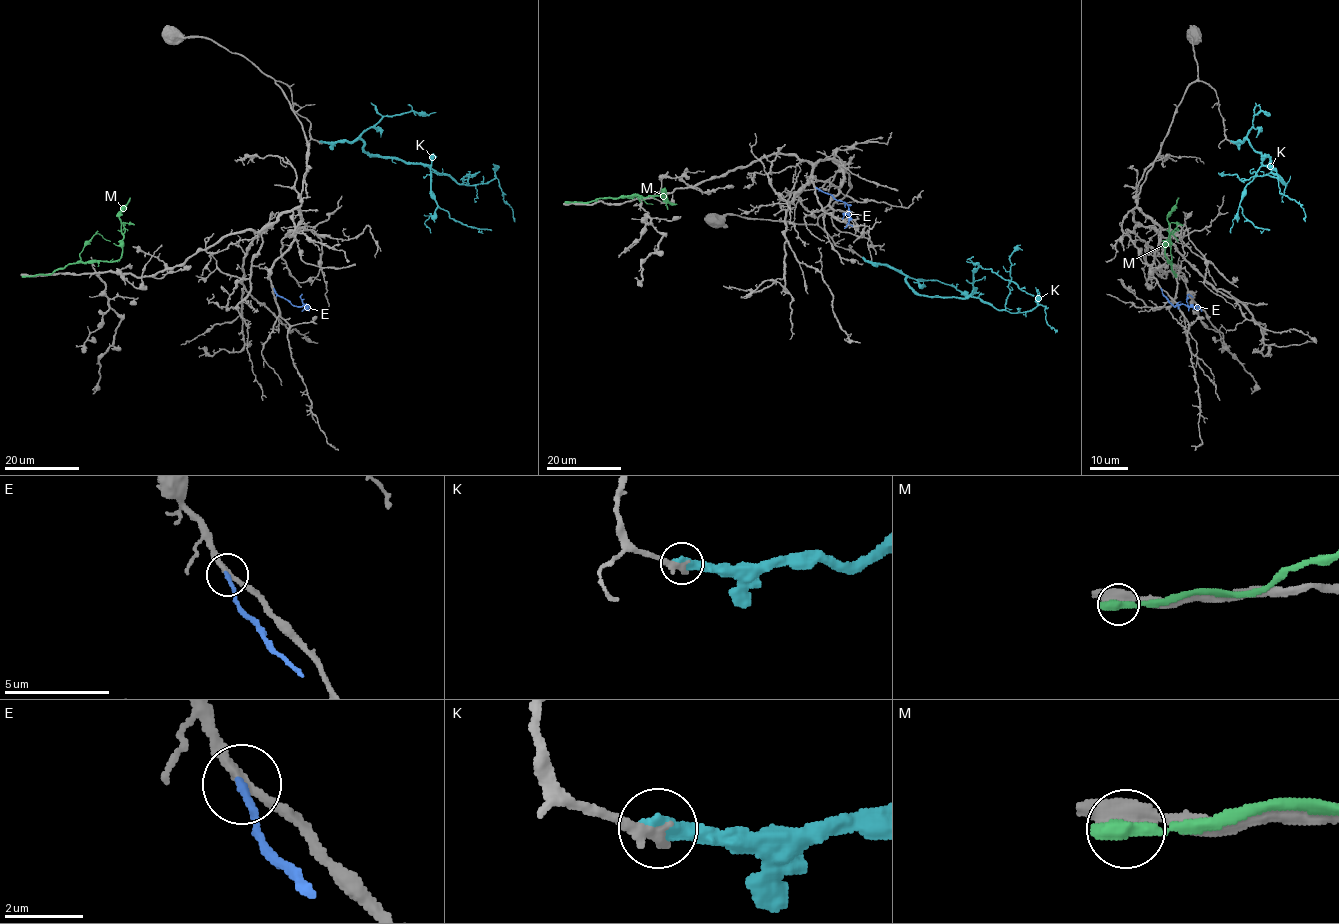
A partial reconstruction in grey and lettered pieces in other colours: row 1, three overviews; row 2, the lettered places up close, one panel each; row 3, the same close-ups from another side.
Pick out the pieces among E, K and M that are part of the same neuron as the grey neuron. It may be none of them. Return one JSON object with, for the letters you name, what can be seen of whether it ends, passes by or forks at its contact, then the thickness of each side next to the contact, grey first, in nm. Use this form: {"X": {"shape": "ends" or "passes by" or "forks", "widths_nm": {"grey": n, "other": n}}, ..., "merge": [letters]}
{"E": {"shape": "ends", "widths_nm": {"grey": 280, "other": 220}}, "merge": ["E"]}

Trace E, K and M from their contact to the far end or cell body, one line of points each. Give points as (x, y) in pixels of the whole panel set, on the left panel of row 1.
E: (274, 288), (293, 305), (306, 306), (302, 295), (300, 297)
K: (321, 142), (360, 139), (368, 154), (425, 163), (459, 183), (486, 183), (495, 178), (515, 222)
M: (25, 276), (48, 274), (73, 263), (117, 261), (122, 252), (123, 238), (119, 214), (130, 197)

